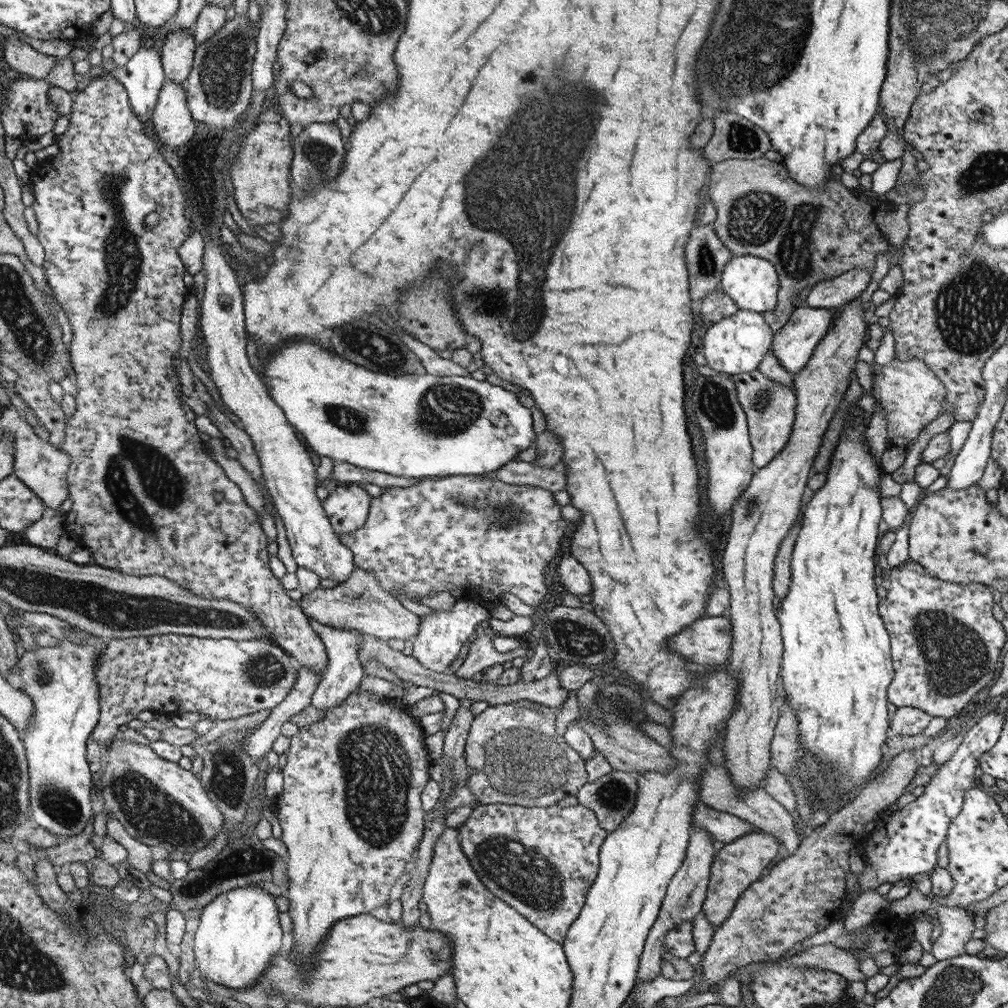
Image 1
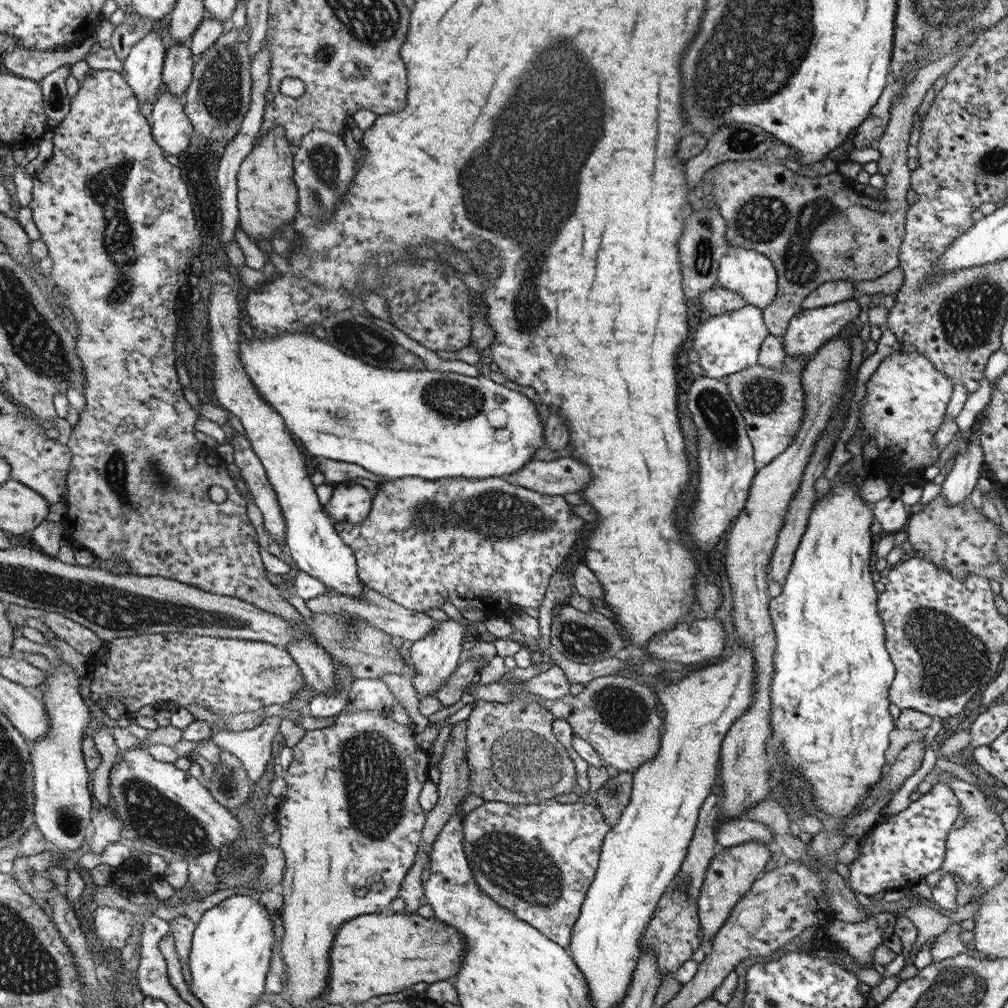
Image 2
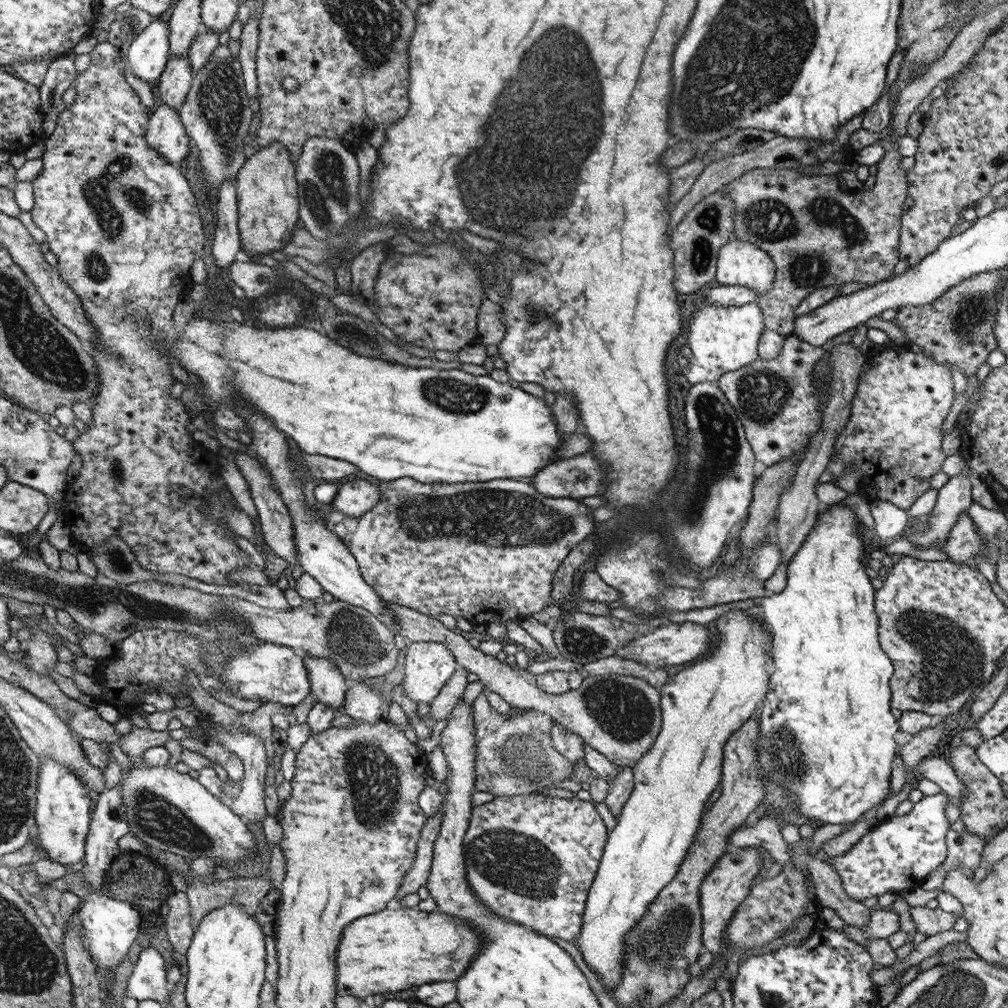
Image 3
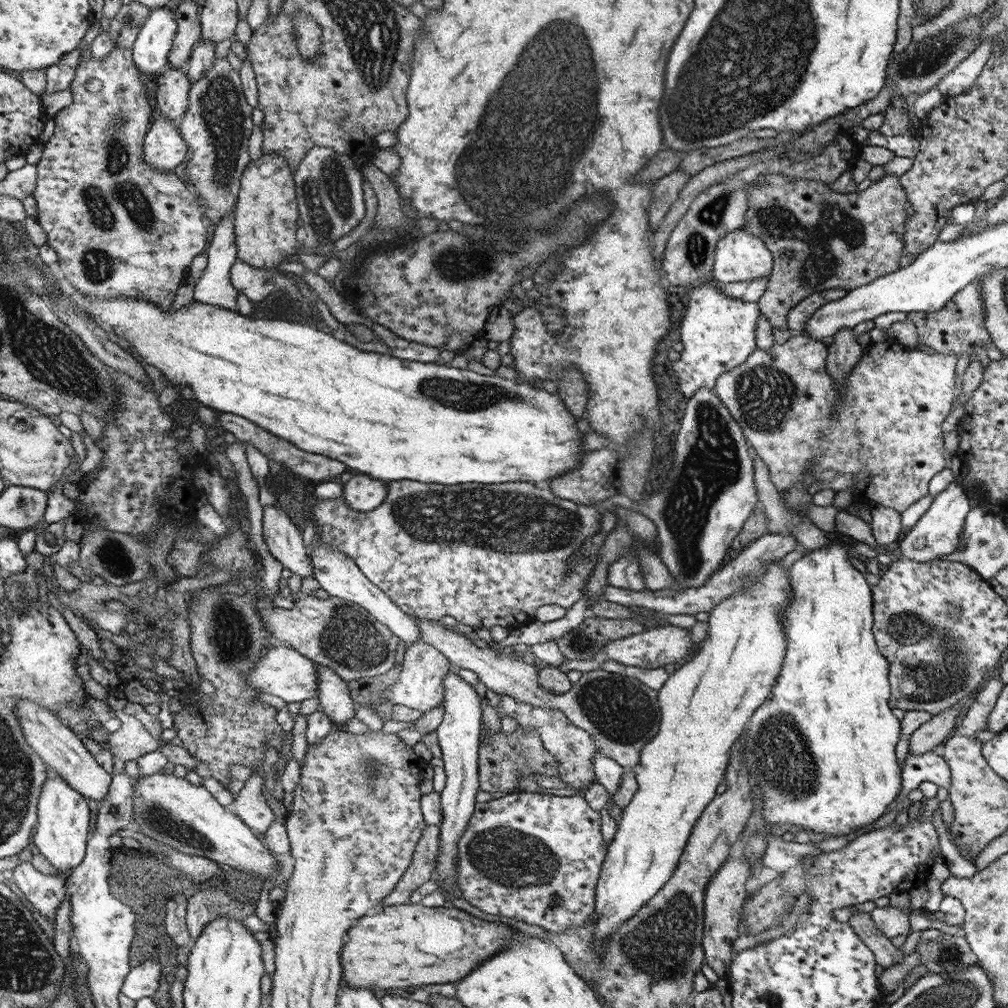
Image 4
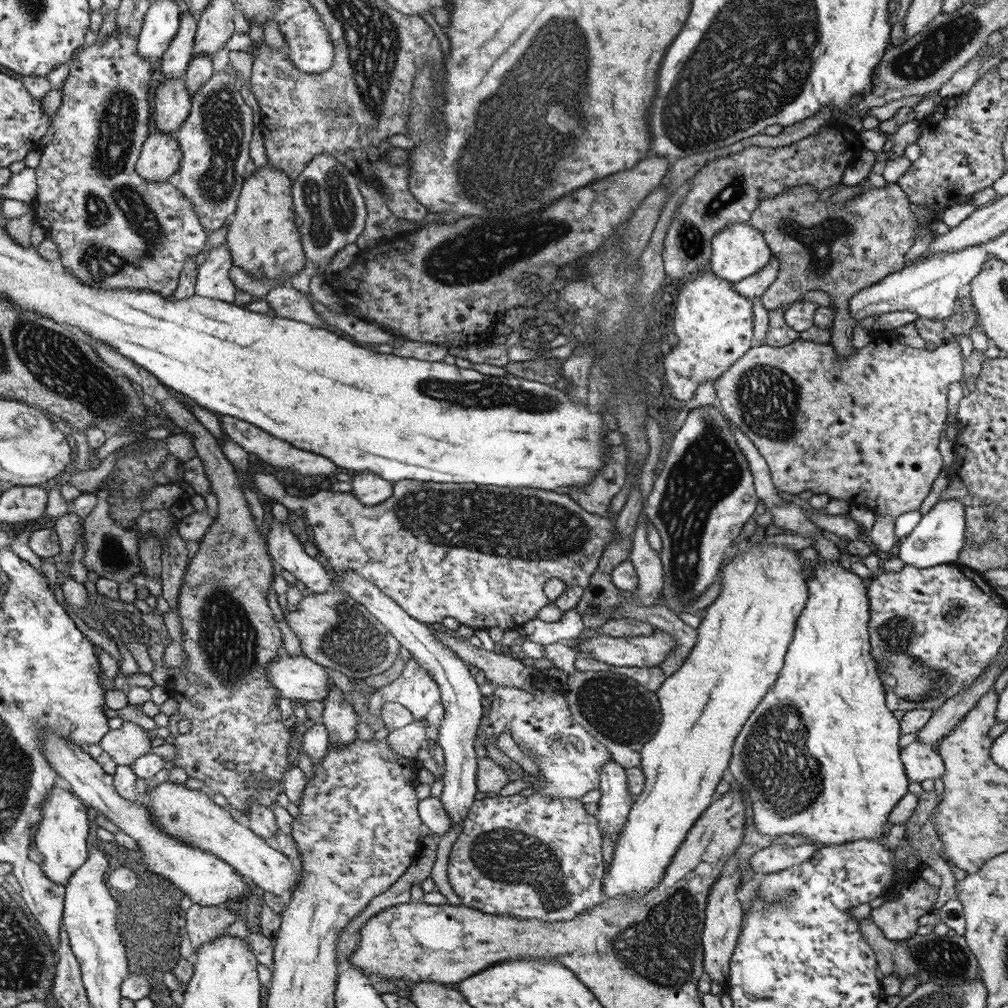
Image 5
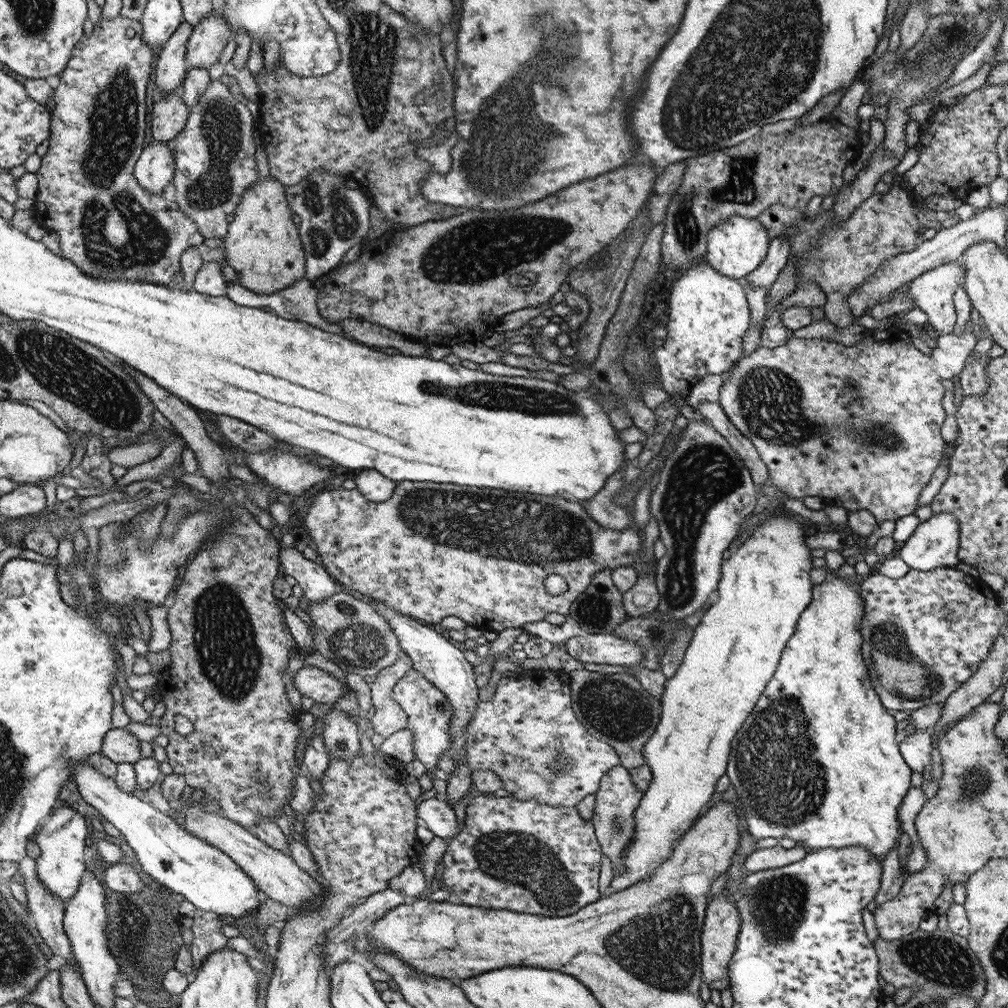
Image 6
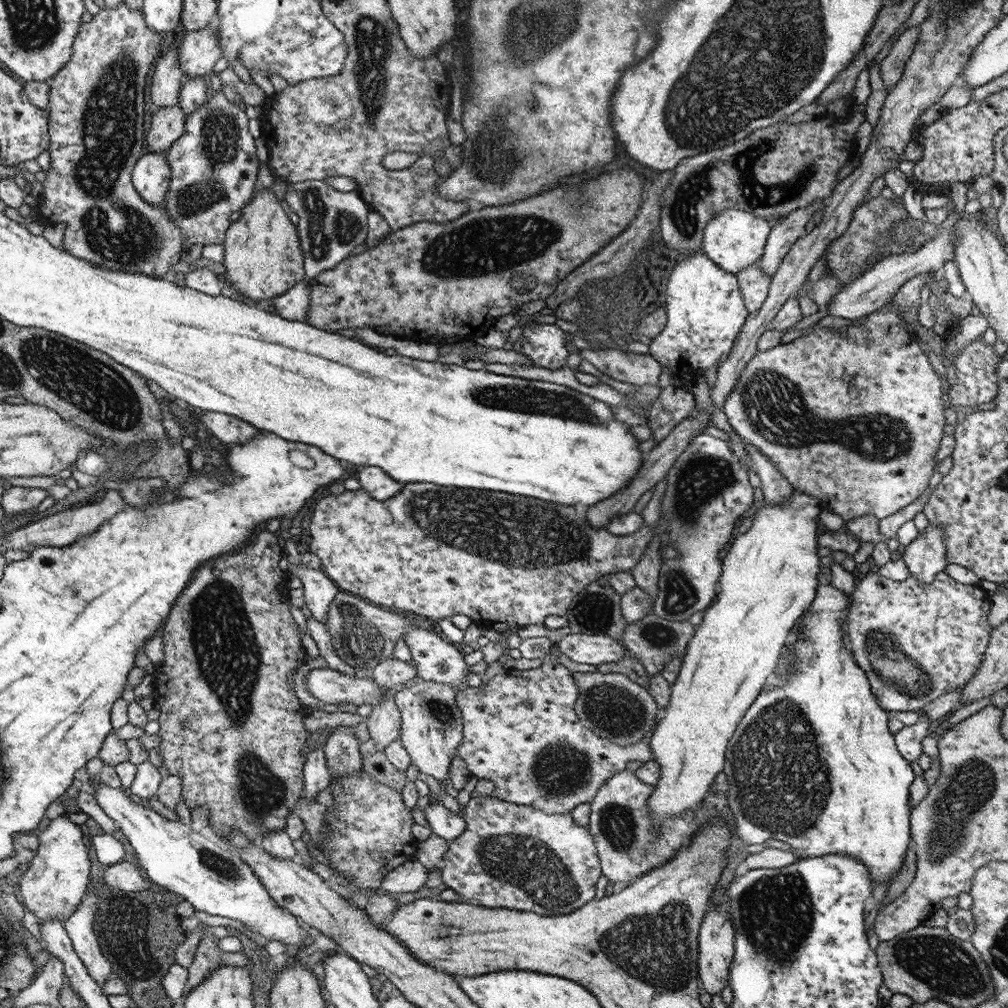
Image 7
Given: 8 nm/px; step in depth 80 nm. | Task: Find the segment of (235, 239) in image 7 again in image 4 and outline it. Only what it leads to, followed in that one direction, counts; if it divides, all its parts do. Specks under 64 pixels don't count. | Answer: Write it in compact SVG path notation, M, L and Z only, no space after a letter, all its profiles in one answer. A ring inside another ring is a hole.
M264 154L254 160L241 178L241 190L233 211L234 232L236 239L236 258L254 268L276 269L285 258L291 258L300 252L300 244L296 246L296 208L297 188L294 188L294 178L288 168L288 162L280 154Z

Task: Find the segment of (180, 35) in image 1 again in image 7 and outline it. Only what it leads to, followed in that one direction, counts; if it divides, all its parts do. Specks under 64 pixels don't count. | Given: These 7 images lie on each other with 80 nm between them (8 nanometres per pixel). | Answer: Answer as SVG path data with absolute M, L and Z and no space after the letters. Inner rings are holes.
M178 104L160 107L150 120L148 151L165 153L185 132L186 117Z

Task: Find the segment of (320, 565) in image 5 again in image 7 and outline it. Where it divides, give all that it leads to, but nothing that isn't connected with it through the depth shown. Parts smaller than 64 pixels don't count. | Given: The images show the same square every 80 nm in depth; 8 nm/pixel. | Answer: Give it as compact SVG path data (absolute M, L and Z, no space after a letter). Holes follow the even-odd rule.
M293 564L289 566L288 573L297 576L302 582L307 614L326 626L330 604L336 594L343 592L342 589L322 571L322 568L312 569L303 564Z

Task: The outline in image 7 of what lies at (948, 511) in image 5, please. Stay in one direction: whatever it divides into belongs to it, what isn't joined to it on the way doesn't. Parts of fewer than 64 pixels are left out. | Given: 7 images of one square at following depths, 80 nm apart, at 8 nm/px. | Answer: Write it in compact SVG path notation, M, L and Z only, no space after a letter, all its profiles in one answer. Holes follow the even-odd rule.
M928 525L924 534L905 546L902 560L919 583L930 584L937 572L944 571L949 564L947 544L940 525Z

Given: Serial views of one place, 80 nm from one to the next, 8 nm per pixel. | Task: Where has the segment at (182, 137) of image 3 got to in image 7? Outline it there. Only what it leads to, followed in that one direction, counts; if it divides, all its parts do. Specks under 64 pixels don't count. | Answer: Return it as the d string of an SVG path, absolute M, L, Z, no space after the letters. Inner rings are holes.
M147 152L133 168L134 188L142 200L151 205L159 205L168 196L173 169L166 160L166 154Z

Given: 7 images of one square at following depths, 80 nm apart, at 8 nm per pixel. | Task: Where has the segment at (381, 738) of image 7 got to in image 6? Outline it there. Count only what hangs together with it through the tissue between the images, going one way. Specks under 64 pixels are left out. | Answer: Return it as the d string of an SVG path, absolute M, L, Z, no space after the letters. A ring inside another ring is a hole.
M403 654L394 665L382 669L370 686L373 705L376 708L370 720L372 729L374 734L381 735L384 740L408 727L408 715L391 694L396 682L412 669L412 660L407 654Z

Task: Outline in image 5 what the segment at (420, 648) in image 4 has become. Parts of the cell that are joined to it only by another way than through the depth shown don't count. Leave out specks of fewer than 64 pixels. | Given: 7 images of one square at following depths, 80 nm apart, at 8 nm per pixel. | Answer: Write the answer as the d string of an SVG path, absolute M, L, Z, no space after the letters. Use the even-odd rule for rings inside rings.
M410 657L404 671L394 682L382 686L376 692L372 692L369 702L369 711L371 714L381 713L382 705L386 702L396 702L405 706L415 718L415 721L422 721L426 726L426 746L439 745L438 739L441 738L441 724L445 716L444 702L441 700L440 686L434 681L428 672L418 662L416 658Z

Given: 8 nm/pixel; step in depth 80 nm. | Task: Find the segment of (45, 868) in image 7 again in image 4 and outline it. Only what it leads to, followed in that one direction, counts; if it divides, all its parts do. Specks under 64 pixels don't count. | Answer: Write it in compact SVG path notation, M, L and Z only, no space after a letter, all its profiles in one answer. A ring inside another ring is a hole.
M49 771L49 778L41 788L38 807L40 822L33 836L32 847L58 869L58 875L63 875L64 871L76 868L85 858L86 840L89 840L90 832L90 810L83 794L74 790L60 775Z

